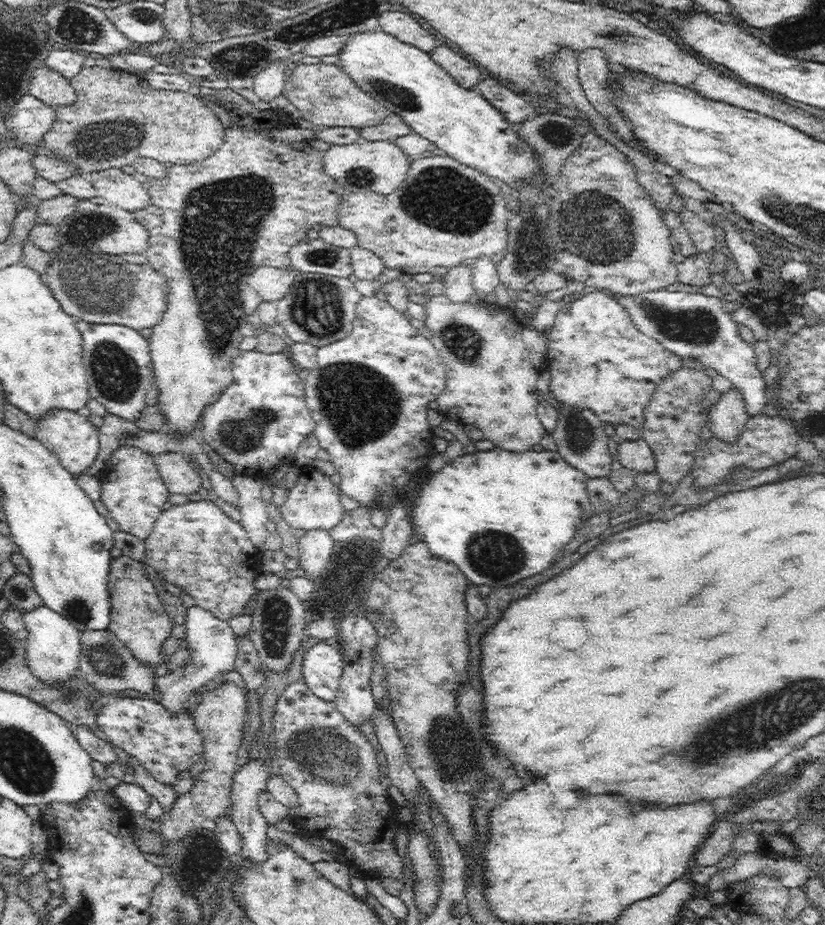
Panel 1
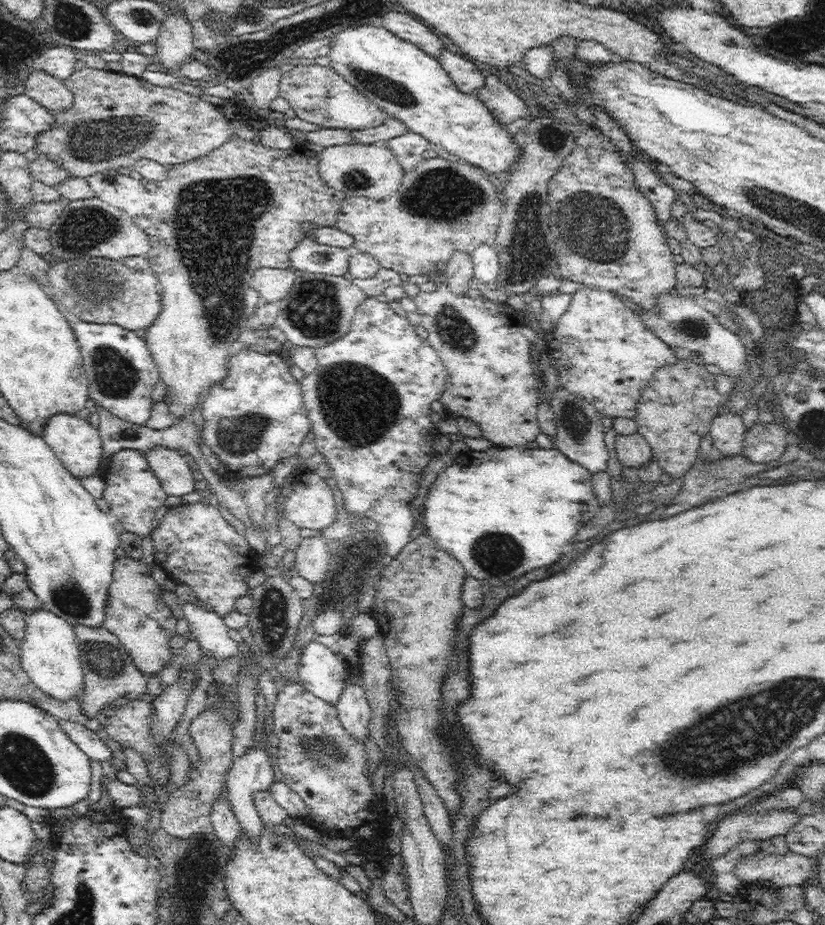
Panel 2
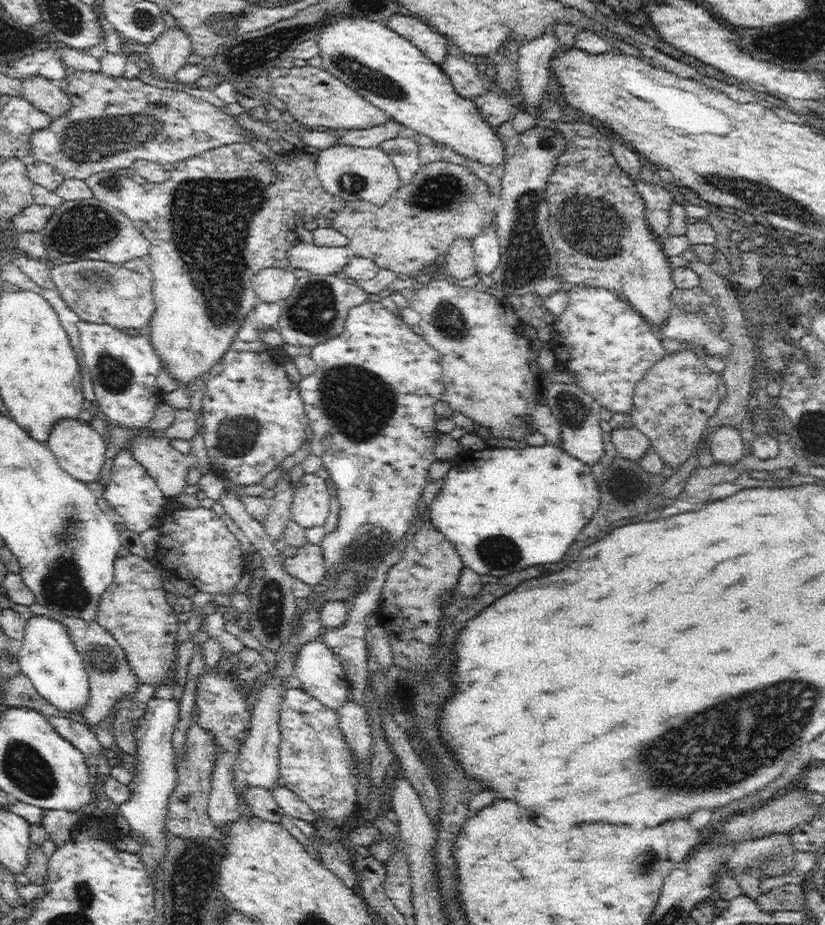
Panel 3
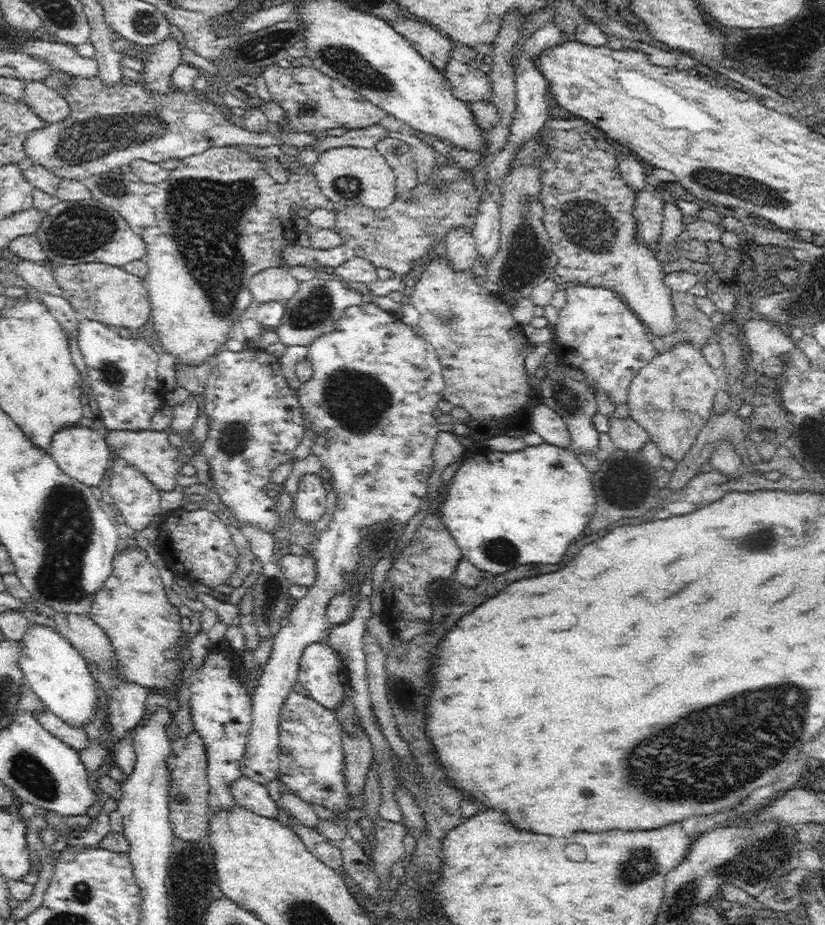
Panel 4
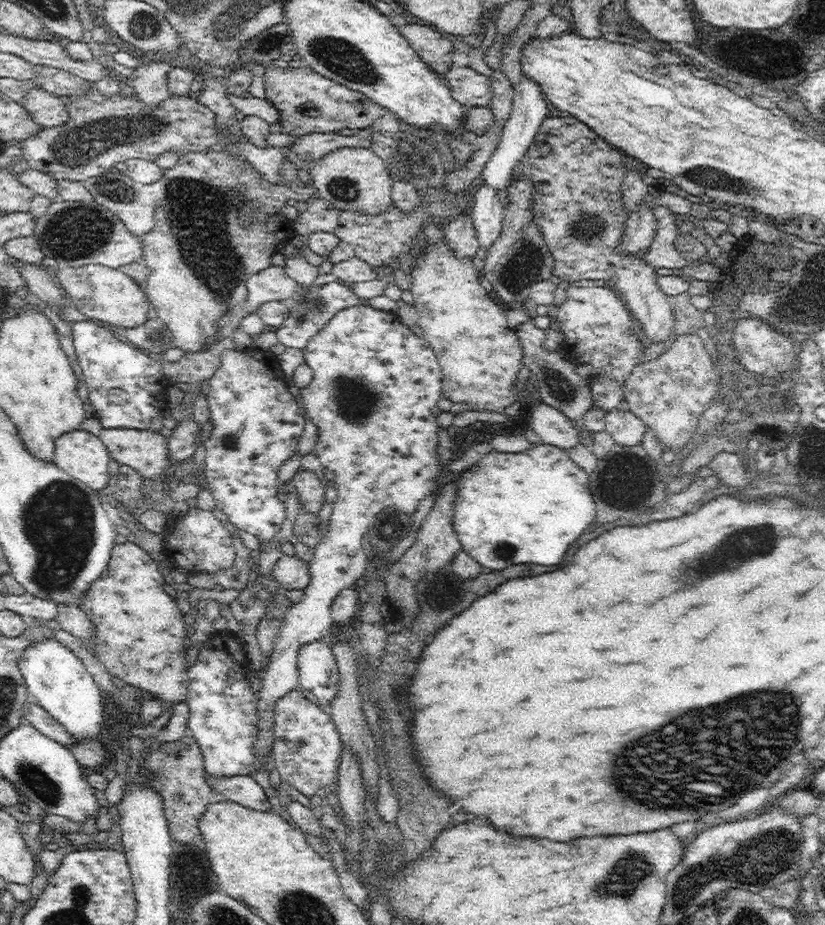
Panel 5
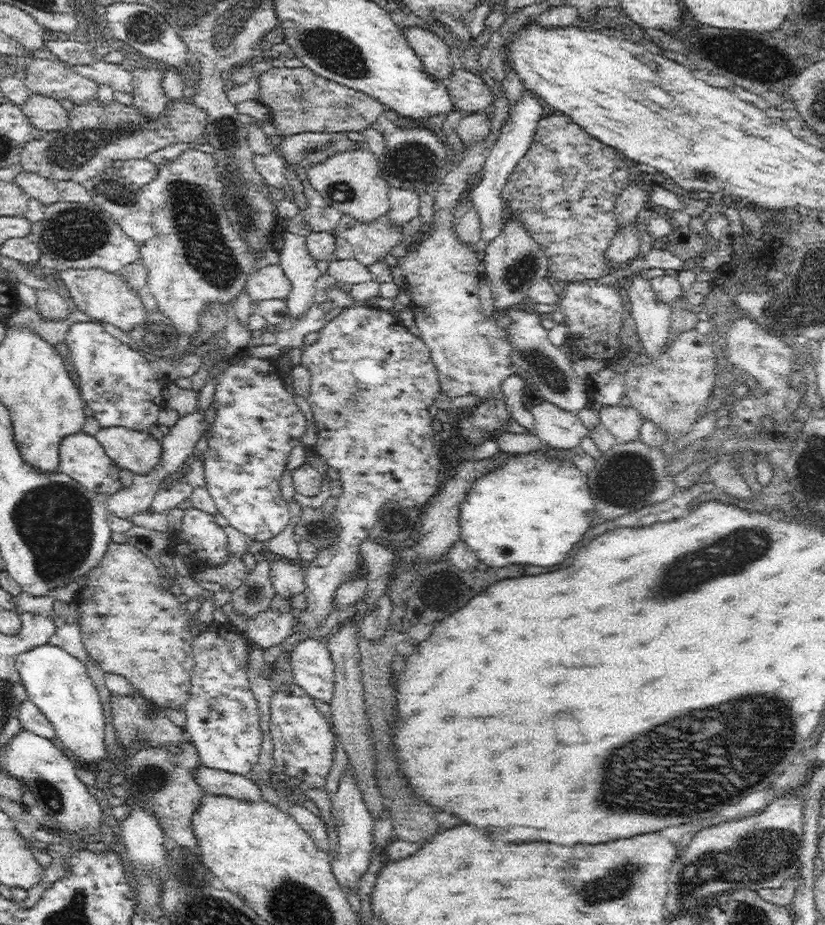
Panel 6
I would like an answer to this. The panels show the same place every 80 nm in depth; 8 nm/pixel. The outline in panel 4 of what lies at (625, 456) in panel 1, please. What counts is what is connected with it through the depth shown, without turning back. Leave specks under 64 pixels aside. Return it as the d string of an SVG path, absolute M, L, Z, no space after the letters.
M609 418L608 434L612 442L622 450L638 450L648 442L649 434L634 419Z

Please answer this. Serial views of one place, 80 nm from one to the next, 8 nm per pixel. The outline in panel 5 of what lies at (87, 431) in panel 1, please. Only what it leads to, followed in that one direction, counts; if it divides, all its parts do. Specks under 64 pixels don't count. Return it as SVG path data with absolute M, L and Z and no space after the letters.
M81 429L65 432L55 442L56 466L97 492L108 484L110 459L100 437Z

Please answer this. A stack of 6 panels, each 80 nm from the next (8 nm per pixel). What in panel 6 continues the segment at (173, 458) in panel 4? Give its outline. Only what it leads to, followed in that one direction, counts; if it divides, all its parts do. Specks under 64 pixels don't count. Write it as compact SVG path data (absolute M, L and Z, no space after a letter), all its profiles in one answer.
M123 426L101 428L95 435L112 464L135 474L148 474L162 456L162 443L149 431L137 431Z

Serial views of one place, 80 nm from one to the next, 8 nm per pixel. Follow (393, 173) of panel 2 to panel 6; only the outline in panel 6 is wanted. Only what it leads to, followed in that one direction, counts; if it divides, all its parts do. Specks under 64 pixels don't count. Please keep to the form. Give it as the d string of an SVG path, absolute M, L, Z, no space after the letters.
M351 148L333 154L308 168L307 179L328 206L360 222L372 222L388 213L390 185L378 174L378 156L367 148Z

